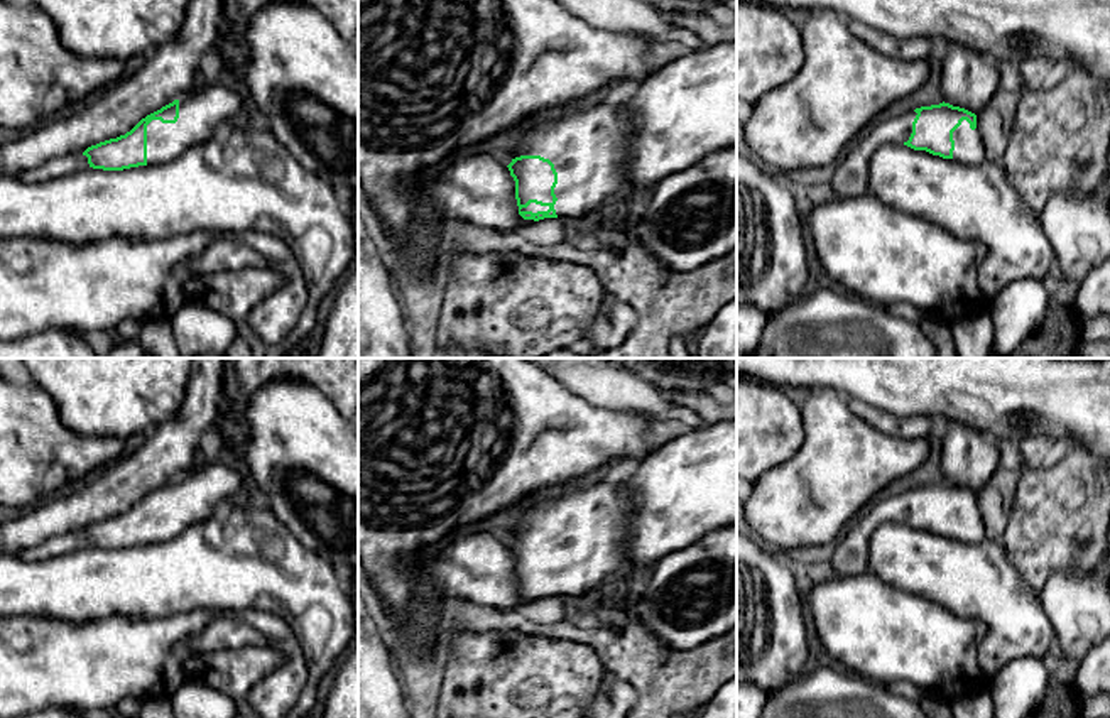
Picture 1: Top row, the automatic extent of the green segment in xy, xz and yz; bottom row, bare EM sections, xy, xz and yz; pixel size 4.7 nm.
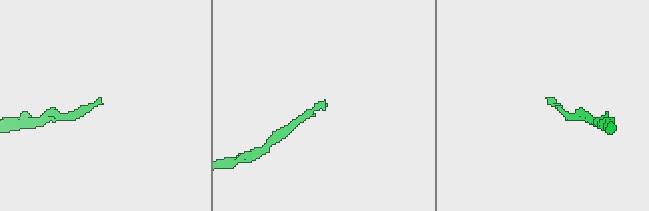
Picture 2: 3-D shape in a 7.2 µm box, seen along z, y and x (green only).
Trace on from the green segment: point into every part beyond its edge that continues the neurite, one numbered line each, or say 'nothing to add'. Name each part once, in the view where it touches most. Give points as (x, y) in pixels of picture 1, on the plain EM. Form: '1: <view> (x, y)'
1: xz (588, 526)

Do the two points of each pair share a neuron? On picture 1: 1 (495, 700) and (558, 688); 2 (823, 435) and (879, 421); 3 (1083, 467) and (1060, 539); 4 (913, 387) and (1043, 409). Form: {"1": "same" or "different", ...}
{"1": "same", "2": "different", "3": "same", "4": "same"}

